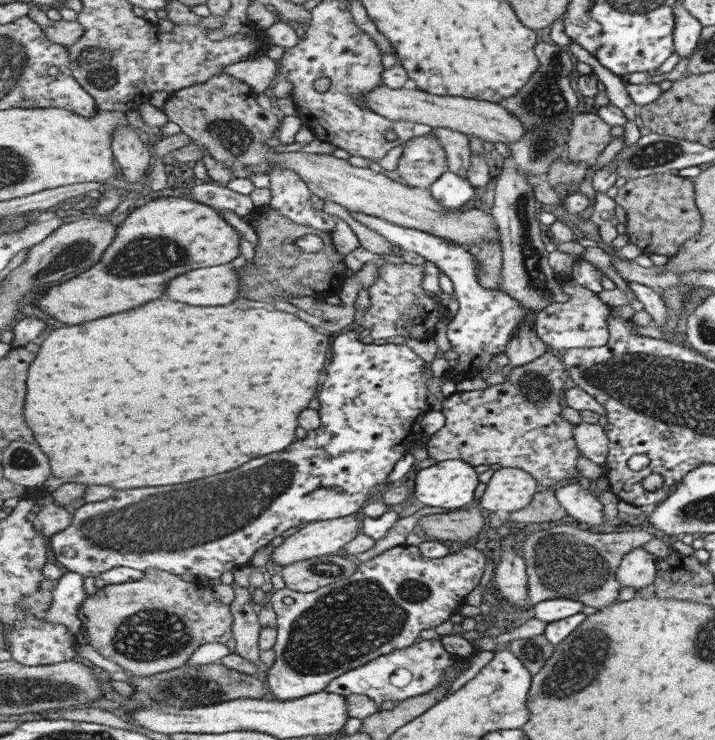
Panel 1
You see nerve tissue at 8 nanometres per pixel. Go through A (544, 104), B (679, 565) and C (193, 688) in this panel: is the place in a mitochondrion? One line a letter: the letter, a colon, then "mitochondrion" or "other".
A: mitochondrion
B: other
C: mitochondrion

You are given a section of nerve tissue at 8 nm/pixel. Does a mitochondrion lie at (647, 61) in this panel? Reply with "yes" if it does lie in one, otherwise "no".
no

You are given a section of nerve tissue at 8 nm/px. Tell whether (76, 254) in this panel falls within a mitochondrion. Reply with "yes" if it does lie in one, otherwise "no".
yes

